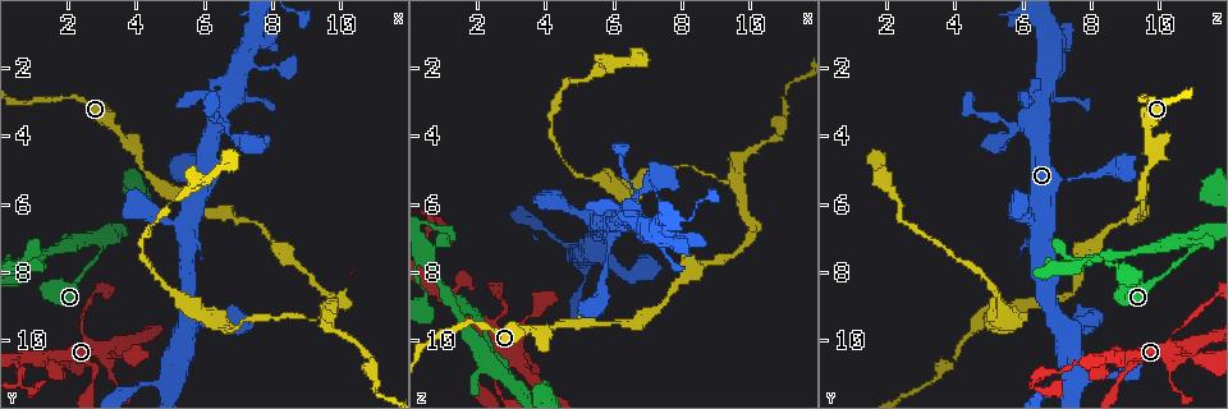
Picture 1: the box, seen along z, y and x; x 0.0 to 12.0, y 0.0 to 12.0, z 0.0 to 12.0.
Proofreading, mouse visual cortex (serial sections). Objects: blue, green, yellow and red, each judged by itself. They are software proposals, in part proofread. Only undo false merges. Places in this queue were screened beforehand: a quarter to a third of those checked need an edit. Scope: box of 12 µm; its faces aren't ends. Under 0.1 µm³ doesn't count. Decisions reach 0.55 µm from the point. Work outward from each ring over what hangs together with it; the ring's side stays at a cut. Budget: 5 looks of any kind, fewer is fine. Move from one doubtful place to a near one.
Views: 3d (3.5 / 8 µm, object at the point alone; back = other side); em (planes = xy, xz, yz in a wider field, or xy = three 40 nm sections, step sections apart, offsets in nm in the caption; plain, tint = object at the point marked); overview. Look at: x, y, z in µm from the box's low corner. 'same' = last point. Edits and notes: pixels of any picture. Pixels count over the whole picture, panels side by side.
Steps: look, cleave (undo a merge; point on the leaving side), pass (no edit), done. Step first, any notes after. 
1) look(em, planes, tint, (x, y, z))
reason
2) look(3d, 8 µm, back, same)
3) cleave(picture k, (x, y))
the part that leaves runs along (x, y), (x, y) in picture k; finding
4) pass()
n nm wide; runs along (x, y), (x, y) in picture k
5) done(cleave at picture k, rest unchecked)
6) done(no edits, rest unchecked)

look(3d, 3.5 µm, (4.2, 5.1, 9.6))
thin neck

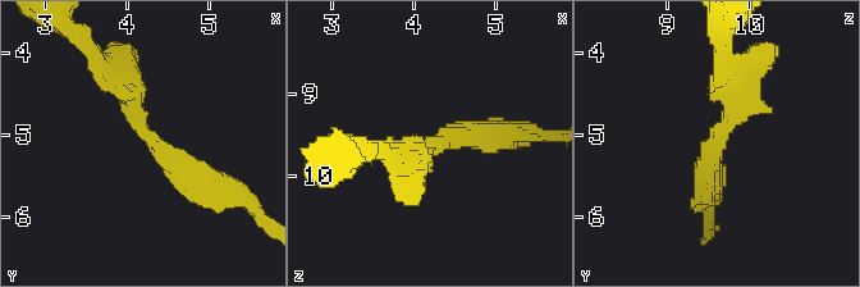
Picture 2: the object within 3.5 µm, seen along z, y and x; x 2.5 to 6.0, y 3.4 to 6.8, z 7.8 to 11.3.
look(em, xy, step 2, tint, (4.25, 5.00, 9.65))
arms of 300, 350 nm

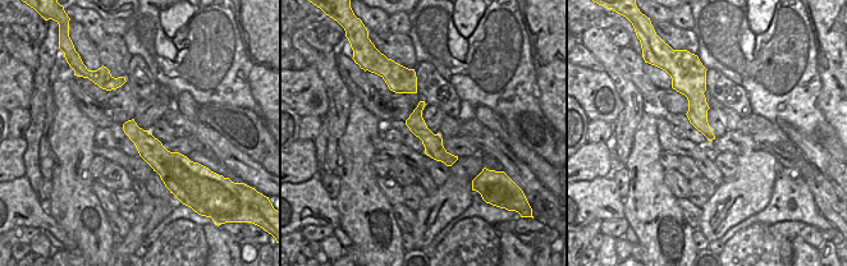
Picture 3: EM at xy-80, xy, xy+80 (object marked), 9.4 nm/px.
pass()
runs along (108, 69), (138, 128), (214, 187) in picture 2; one cell here

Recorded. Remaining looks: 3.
look(3d, 8 µm, (9.5, 9.3, 5.3))
three-way junction

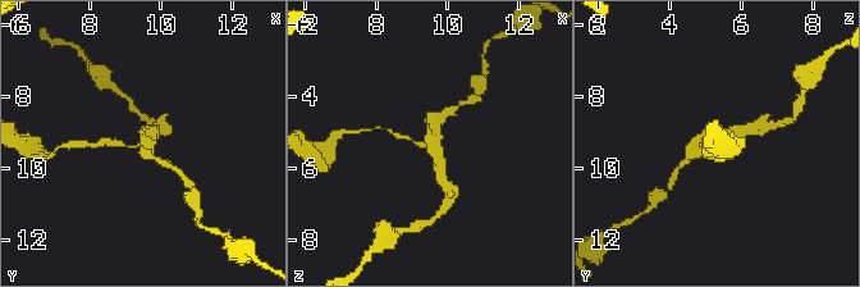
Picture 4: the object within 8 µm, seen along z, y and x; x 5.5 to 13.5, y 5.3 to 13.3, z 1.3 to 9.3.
look(3d, 3.5 µm, back, (9.5, 9.3, 5.3))
zoom in

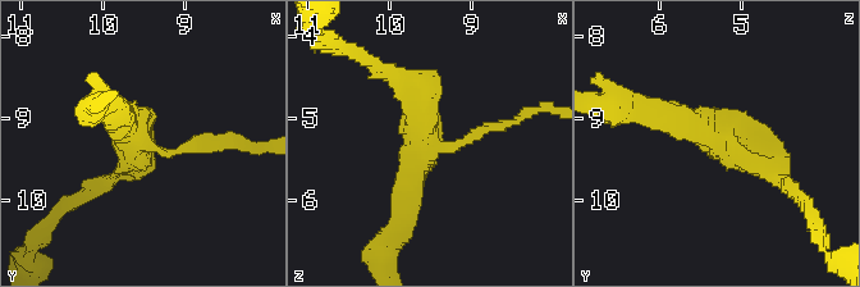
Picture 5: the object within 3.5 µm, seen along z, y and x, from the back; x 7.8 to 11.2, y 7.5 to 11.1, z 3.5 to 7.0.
look(em, xy, step 5, tint, (9.45, 9.30, 5.35))

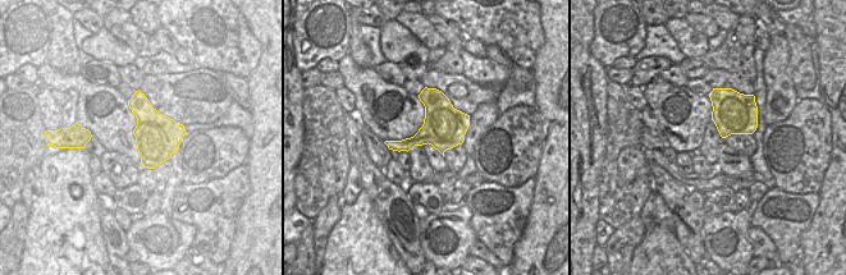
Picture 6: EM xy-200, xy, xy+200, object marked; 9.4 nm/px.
pass()
runs along (403, 212), (415, 159), (509, 123) in picture 5; all the same cell

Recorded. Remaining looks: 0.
done(no edits, rest unchecked)

